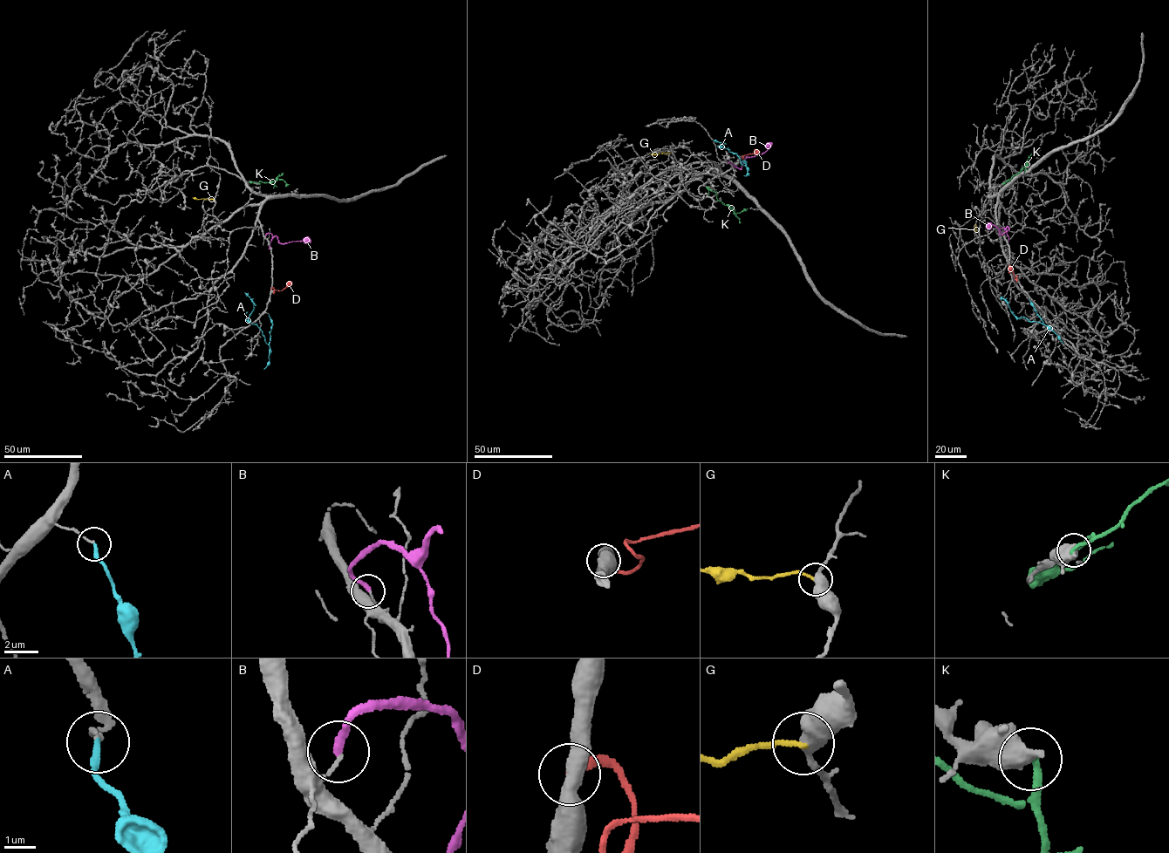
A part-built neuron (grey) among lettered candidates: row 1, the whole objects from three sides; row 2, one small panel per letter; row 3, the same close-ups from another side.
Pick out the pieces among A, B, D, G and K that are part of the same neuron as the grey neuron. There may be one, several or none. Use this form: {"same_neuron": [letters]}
{"same_neuron": ["A"]}

